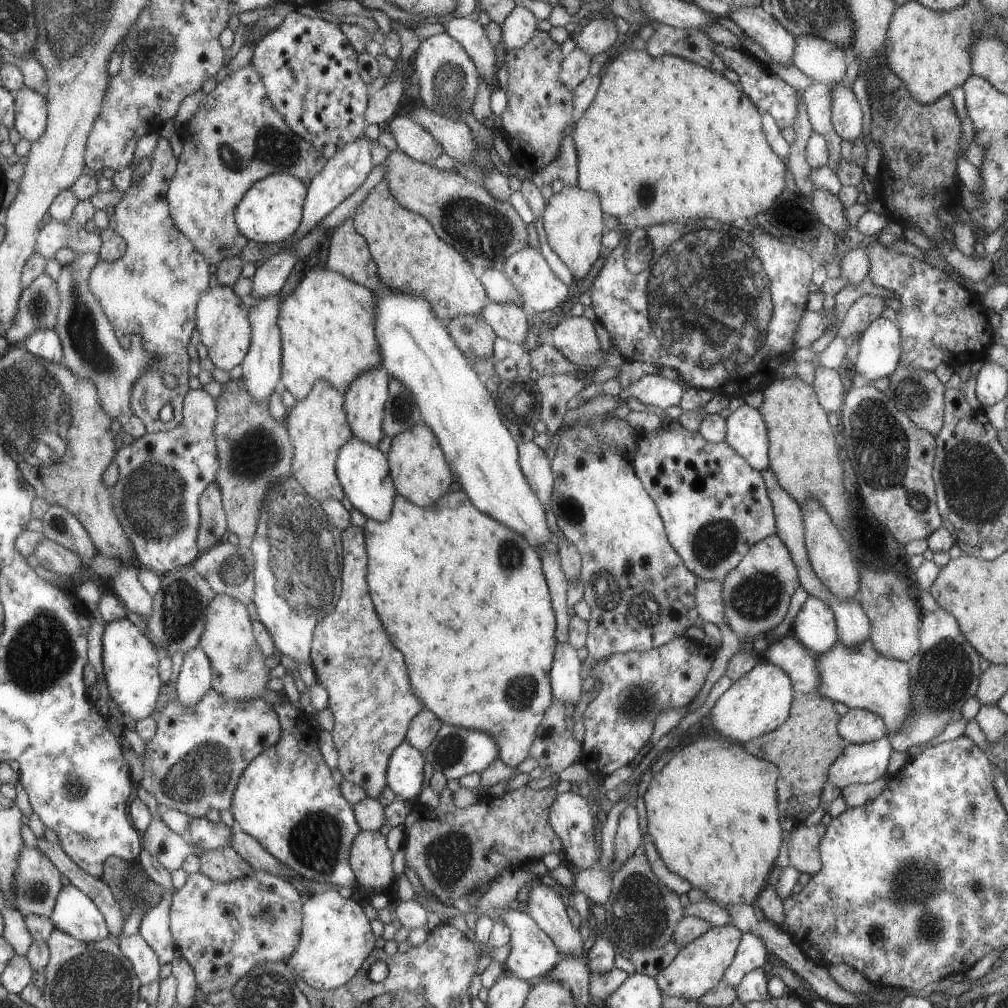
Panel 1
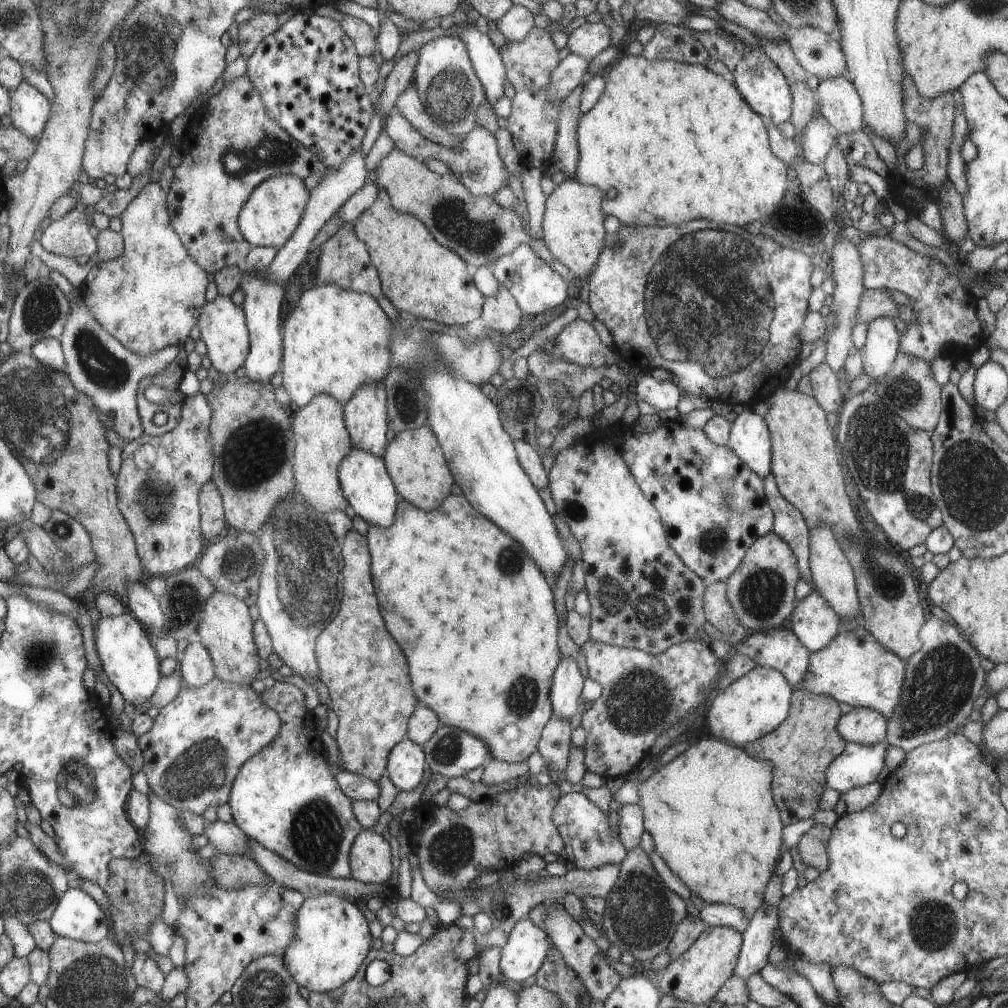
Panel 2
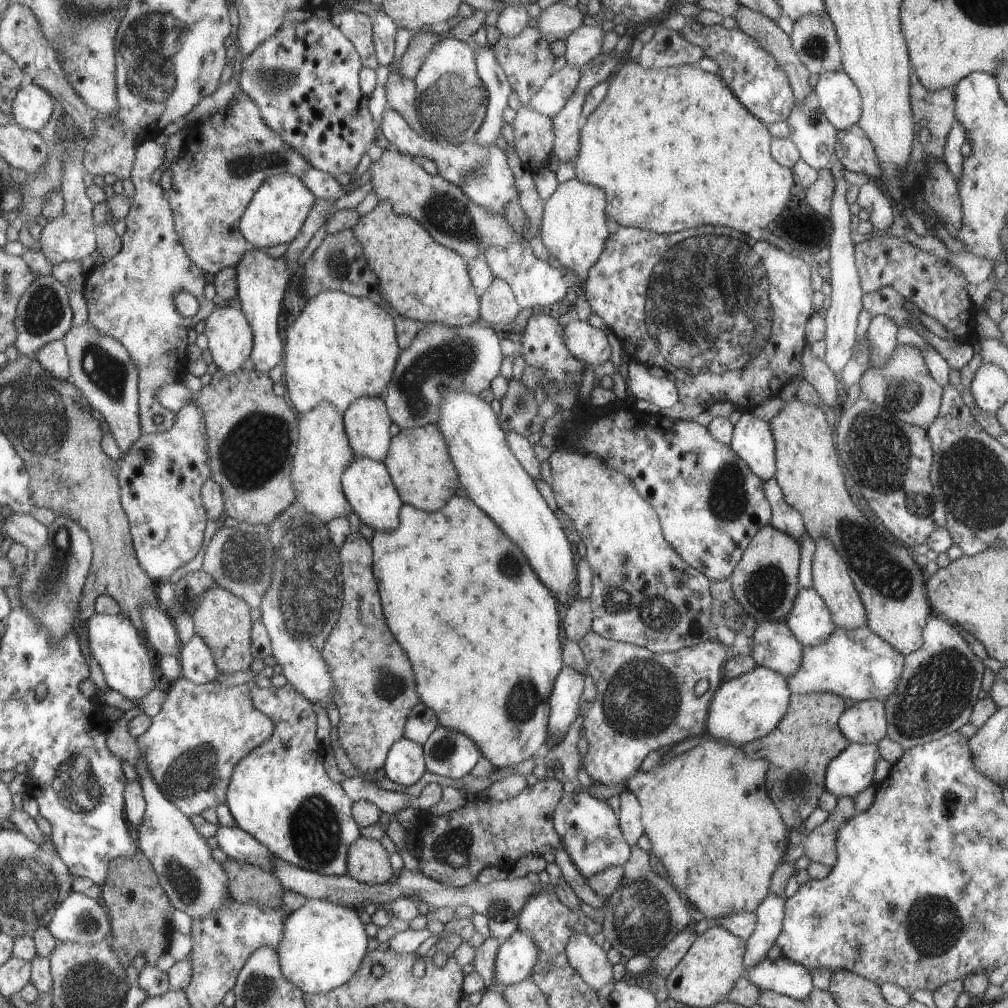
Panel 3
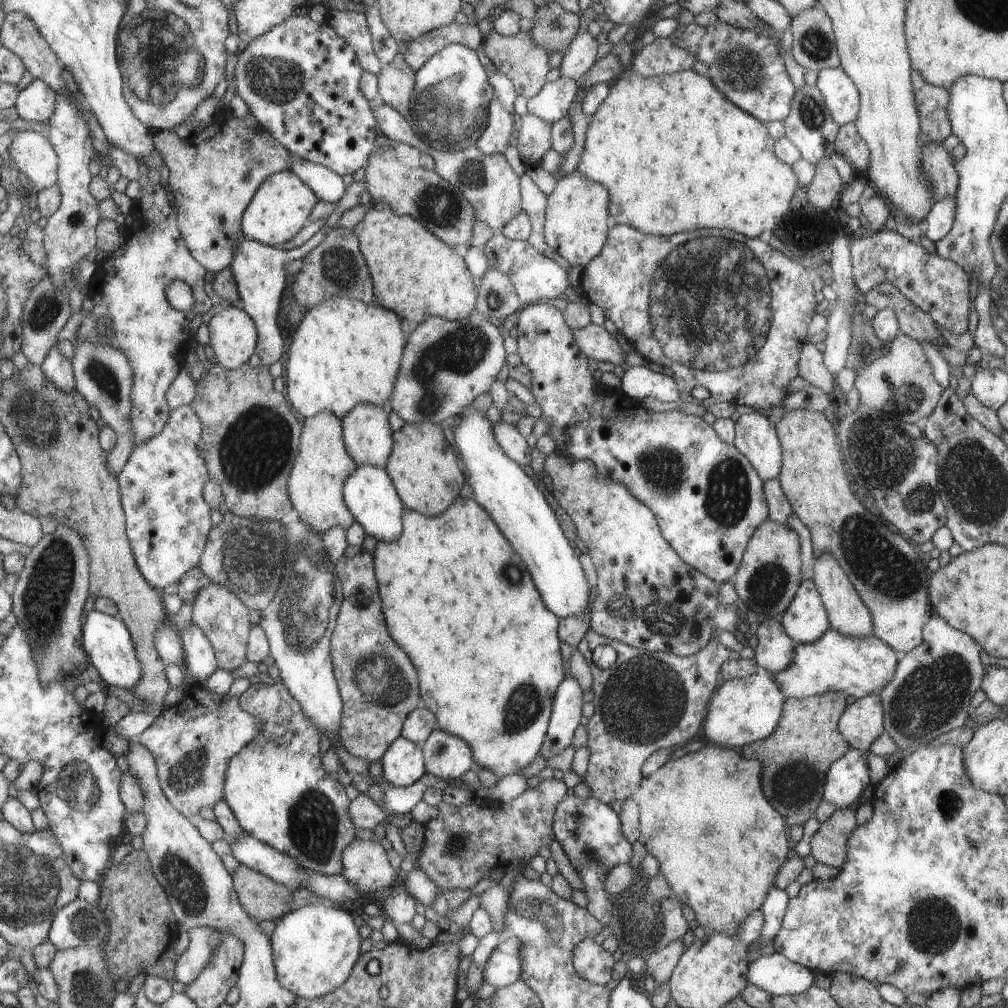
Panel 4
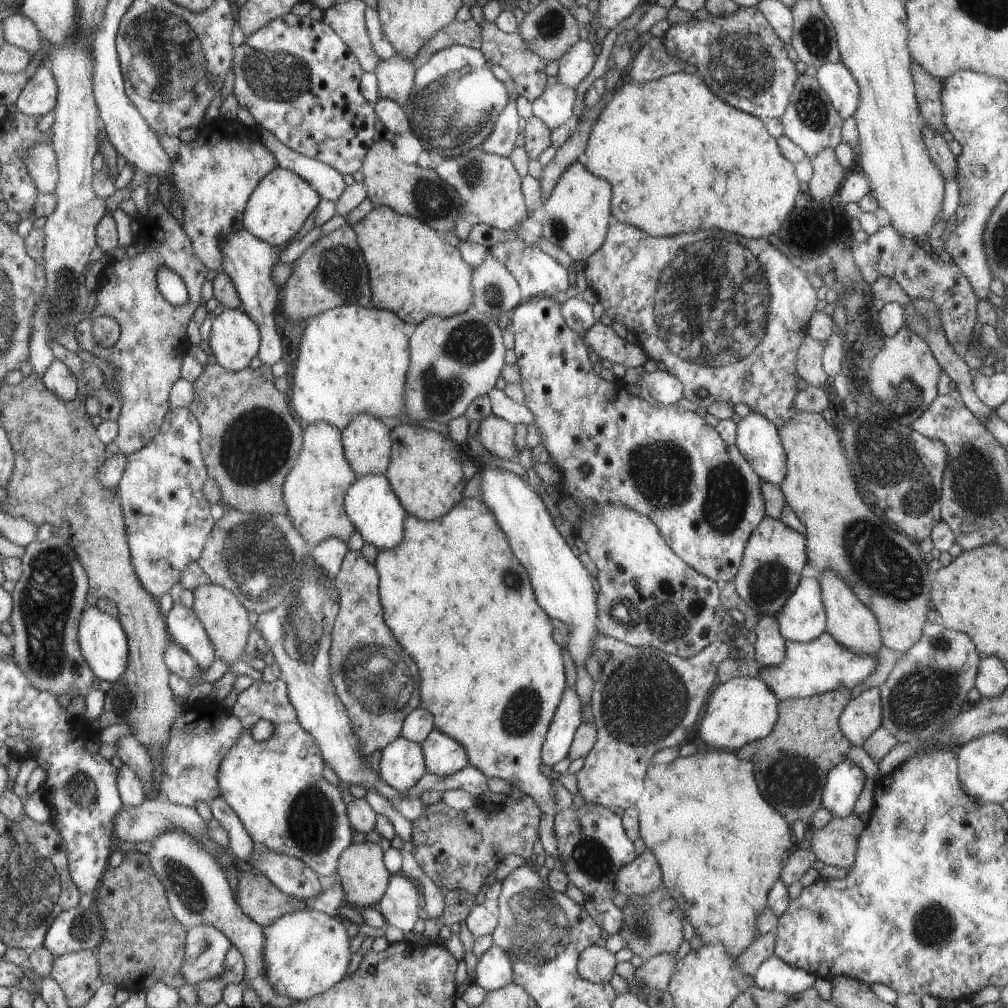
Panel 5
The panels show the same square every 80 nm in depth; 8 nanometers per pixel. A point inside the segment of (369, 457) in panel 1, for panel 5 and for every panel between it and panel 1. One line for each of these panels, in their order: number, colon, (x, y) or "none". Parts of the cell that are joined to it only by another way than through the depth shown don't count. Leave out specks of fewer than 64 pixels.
2: (363, 475)
3: (368, 486)
4: (369, 492)
5: (377, 514)

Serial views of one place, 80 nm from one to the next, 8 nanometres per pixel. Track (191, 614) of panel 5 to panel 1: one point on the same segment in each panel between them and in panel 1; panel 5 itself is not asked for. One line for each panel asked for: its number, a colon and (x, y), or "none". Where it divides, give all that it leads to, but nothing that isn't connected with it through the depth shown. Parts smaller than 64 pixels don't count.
1: (196, 676)
2: (197, 667)
3: (198, 661)
4: (201, 662)

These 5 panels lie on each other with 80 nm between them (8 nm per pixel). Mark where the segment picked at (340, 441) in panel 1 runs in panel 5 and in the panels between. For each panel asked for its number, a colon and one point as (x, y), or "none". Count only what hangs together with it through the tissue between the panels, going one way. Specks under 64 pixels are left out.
2: (323, 440)
3: (324, 454)
4: (324, 464)
5: (315, 490)

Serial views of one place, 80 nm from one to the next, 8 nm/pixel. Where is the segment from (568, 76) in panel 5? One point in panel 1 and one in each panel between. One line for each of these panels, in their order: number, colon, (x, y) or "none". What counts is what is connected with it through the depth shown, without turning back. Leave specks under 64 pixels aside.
1: (597, 35)
2: (587, 40)
3: (583, 44)
4: (579, 56)

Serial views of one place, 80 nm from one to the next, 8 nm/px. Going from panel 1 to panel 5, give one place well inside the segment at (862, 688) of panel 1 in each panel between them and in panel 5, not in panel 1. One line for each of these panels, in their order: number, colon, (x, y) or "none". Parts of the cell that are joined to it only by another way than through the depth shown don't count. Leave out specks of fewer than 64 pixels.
2: (854, 668)
3: (857, 664)
4: (834, 662)
5: (822, 665)

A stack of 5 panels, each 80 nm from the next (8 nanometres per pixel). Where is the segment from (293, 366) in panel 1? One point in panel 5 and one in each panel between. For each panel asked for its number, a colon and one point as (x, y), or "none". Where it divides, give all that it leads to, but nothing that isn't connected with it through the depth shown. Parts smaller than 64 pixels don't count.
2: (336, 341)
3: (341, 348)
4: (345, 352)
5: (352, 359)

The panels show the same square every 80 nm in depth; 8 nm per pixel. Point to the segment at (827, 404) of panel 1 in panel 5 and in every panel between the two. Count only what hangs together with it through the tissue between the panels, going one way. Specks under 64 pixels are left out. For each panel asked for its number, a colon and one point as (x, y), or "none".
2: (825, 389)
3: (816, 372)
4: (812, 369)
5: (809, 360)

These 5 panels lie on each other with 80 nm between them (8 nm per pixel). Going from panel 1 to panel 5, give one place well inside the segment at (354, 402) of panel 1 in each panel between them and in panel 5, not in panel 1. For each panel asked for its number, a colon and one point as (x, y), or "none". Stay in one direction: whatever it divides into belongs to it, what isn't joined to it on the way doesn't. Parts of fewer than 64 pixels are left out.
2: (366, 413)
3: (367, 421)
4: (369, 440)
5: (367, 441)

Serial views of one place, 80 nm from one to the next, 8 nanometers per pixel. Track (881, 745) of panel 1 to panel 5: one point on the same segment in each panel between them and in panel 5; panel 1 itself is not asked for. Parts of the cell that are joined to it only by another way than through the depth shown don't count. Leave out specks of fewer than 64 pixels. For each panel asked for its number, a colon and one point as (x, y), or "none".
2: (857, 765)
3: (849, 773)
4: (847, 776)
5: (845, 780)

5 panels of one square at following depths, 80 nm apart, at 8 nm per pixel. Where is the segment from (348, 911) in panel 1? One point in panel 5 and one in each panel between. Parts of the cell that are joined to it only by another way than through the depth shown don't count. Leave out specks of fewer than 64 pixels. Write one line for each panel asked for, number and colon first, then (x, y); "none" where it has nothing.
2: (332, 939)
3: (323, 946)
4: (316, 947)
5: (307, 952)

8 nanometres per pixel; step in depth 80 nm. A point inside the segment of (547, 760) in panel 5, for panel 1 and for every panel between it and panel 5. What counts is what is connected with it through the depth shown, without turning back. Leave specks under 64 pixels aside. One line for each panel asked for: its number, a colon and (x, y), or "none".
1: (565, 680)
2: (564, 691)
3: (564, 698)
4: (565, 714)

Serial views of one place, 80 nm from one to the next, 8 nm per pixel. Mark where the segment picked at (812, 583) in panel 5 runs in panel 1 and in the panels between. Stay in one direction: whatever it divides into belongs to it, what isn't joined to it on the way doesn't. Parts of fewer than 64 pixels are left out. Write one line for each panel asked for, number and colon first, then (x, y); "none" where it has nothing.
1: (814, 625)
2: (814, 622)
3: (809, 620)
4: (805, 619)

